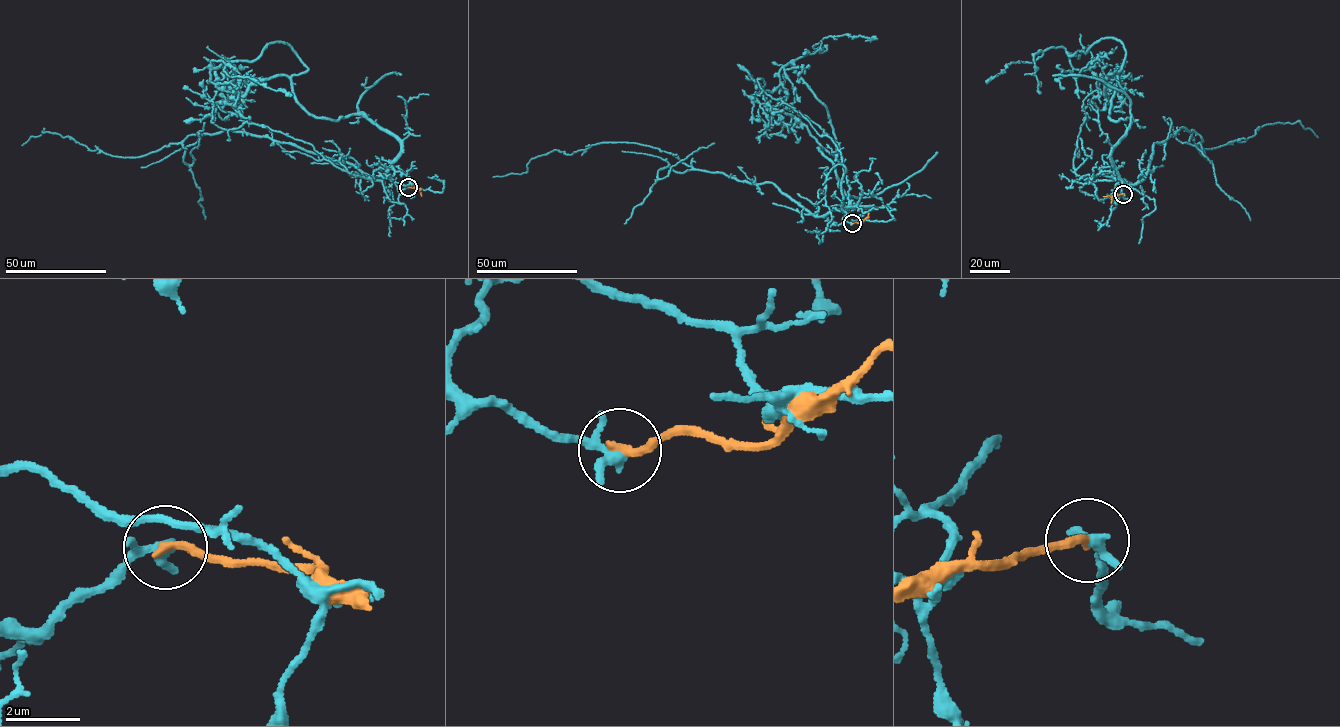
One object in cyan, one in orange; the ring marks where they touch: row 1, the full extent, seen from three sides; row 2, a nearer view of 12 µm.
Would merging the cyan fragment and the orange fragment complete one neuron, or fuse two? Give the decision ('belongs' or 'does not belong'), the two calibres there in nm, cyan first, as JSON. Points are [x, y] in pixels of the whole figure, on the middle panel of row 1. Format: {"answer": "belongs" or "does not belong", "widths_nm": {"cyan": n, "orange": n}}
{"answer": "does not belong", "widths_nm": {"cyan": 260, "orange": 240}}

